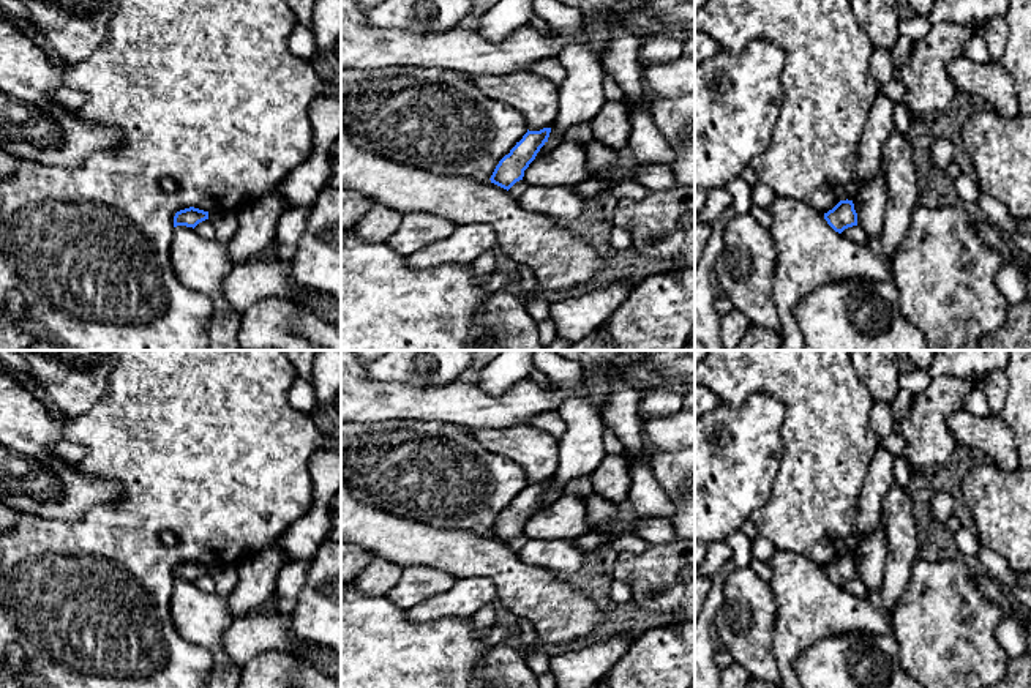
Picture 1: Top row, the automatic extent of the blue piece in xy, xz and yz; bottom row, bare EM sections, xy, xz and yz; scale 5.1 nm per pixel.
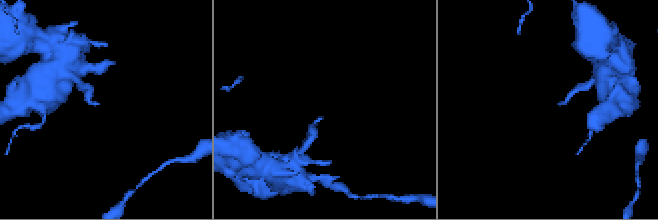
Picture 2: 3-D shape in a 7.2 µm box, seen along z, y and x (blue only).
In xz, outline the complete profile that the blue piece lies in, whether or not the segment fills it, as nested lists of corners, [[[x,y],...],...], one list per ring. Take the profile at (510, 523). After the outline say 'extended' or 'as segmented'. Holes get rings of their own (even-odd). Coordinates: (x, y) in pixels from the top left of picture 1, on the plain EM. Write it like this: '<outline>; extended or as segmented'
[[[551,481],[529,484],[496,519],[491,537],[510,543],[516,535],[523,533],[524,524],[535,513],[540,502],[548,495]]]; as segmented

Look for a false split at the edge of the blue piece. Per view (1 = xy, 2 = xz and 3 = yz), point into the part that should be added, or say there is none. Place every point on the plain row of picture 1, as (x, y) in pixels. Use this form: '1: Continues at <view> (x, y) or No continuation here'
1: No continuation here
2: No continuation here
3: No continuation here

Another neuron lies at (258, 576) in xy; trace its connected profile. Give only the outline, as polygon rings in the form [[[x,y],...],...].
[[[275,541],[237,566],[238,584],[227,598],[232,617],[248,615],[273,601],[278,573],[286,560],[279,541]]]

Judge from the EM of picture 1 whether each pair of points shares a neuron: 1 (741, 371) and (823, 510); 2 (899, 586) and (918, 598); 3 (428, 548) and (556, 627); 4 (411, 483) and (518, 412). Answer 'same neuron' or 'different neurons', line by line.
1: same neuron
2: different neurons
3: same neuron
4: different neurons

